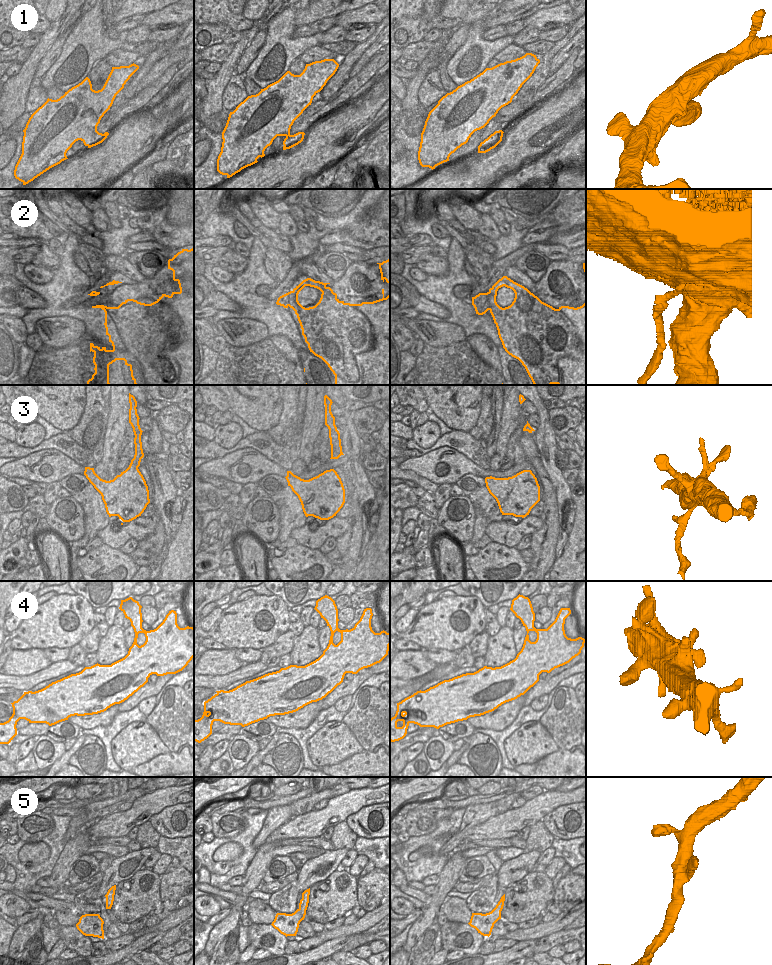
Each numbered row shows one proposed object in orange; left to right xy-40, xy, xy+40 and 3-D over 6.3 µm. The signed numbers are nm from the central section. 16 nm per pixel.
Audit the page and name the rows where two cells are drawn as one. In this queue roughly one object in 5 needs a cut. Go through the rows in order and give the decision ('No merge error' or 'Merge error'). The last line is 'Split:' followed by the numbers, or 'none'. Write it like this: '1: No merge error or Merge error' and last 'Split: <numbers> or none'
1: No merge error
2: Merge error
3: No merge error
4: No merge error
5: No merge error
Split: 2

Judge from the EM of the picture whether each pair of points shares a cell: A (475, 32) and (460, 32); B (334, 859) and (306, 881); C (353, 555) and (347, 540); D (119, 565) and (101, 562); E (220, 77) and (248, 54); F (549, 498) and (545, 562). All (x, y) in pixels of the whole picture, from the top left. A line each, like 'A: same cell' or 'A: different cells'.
A: different cells
B: same cell
C: same cell
D: same cell
E: different cells
F: same cell

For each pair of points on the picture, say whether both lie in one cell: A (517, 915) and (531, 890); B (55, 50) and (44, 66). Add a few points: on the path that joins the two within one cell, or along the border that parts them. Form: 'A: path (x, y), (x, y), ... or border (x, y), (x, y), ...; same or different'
A: path (523, 910), (526, 907), (526, 901), (531, 896); same
B: path (52, 54), (46, 62); same

